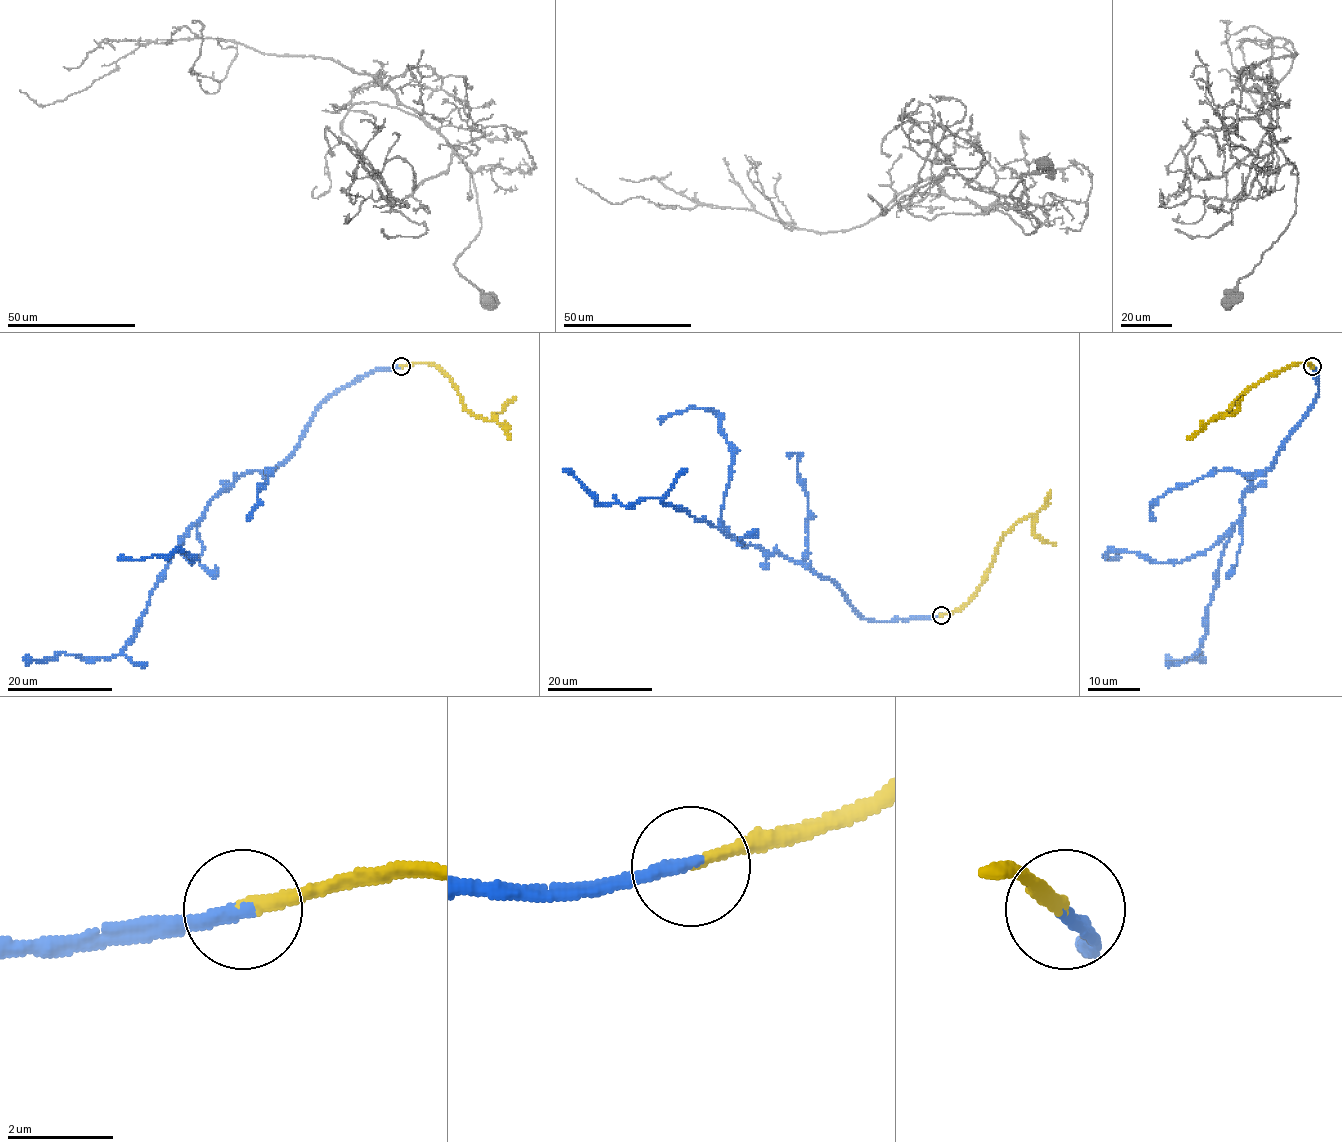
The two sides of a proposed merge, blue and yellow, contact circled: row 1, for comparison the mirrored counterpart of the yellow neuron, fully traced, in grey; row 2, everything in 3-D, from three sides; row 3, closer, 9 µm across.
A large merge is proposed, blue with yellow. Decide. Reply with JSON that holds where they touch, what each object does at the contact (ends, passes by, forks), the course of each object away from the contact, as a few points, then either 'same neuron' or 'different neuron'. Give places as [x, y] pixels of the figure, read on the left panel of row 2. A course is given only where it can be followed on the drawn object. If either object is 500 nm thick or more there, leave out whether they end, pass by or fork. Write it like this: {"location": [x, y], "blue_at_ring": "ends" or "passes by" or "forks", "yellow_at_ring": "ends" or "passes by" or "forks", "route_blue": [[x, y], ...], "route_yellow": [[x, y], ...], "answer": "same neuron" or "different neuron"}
{"location": [401, 366], "blue_at_ring": "ends", "yellow_at_ring": "ends", "route_blue": [[401, 366], [372, 370], [329, 396], [291, 454], [215, 497], [119, 654], [24, 658]], "route_yellow": [[401, 366], [434, 365], [454, 384], [461, 401], [479, 417], [494, 420], [494, 415], [516, 399]], "answer": "same neuron"}

